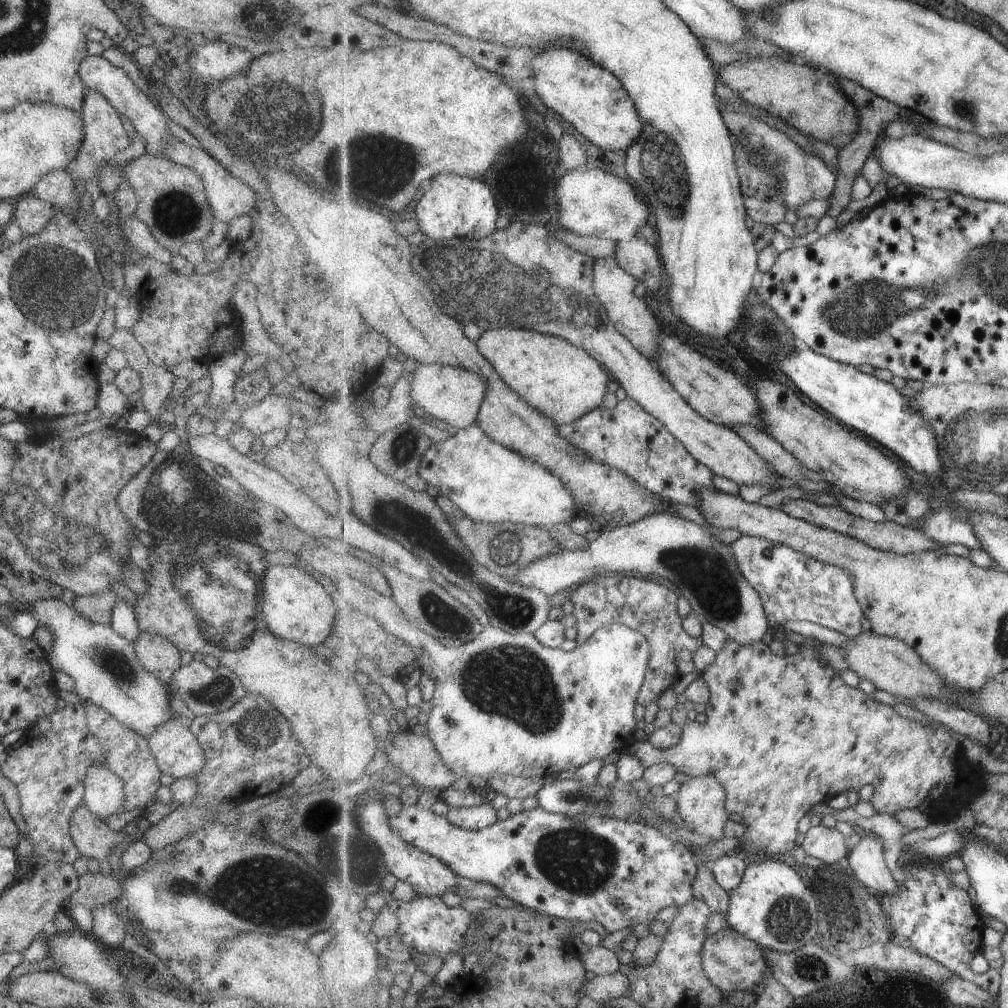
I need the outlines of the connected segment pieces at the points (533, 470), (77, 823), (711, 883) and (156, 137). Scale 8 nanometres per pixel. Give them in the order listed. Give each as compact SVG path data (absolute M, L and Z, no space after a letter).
M477 424L459 430L455 436L448 437L444 442L432 444L422 457L418 476L425 479L428 485L437 487L440 495L451 501L474 522L492 524L511 522L524 526L551 528L560 523L569 523L581 515L571 492L558 477L538 466L538 462L532 462L524 458L521 453L494 442Z
M84 804L78 805L68 823L68 834L80 856L102 862L110 848L122 843L126 847L141 840L142 831L150 825L143 816L134 819L118 832L111 832L103 819L94 816Z
M704 863L697 865L697 874L691 884L694 900L703 900L715 913L724 916L724 927L730 908L730 893L724 890L715 879L714 872Z
M86 55L78 63L76 71L85 90L96 91L119 116L130 121L130 124L145 141L145 153L148 155L163 155L162 148L167 141L177 139L173 137L165 124L163 114L153 106L149 98L140 92L122 69L112 66L105 58Z

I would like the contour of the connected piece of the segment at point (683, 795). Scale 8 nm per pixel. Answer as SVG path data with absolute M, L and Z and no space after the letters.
M714 775L690 778L674 797L678 804L678 812L693 833L709 838L710 841L726 837L726 826L732 816L726 808L727 792Z

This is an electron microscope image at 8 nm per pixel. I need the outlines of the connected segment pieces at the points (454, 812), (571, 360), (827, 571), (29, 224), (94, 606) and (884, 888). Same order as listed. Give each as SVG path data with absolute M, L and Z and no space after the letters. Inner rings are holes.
M491 804L475 807L451 807L445 814L445 818L454 826L479 831L497 822L495 812L496 809Z
M499 327L499 328L484 328L484 332L480 335L477 342L479 353L488 361L491 365L500 373L500 376L507 382L508 386L511 386L530 406L537 408L542 414L549 416L555 423L561 425L567 425L573 423L579 418L582 418L587 412L592 412L595 408L601 406L605 394L609 392L608 383L611 380L610 374L607 370L603 369L597 359L593 358L591 354L586 353L584 349L571 345L571 342L558 338L554 335L546 333L539 333L538 331L531 331L526 329L517 329L514 327Z
M742 535L735 543L732 543L730 552L743 577L759 592L769 621L779 624L788 621L810 621L838 631L847 637L857 637L862 632L861 618L865 616L854 594L853 579L844 569L834 565L825 565L790 547L775 545L767 540L748 535Z
M32 194L19 196L13 202L13 206L12 220L19 226L24 236L42 232L56 214L56 208Z
M105 590L97 595L75 595L72 608L88 622L110 625L116 600L113 590Z
M866 834L861 836L861 841L851 850L845 862L852 874L877 895L895 895L900 884L893 878L883 857L881 840Z

